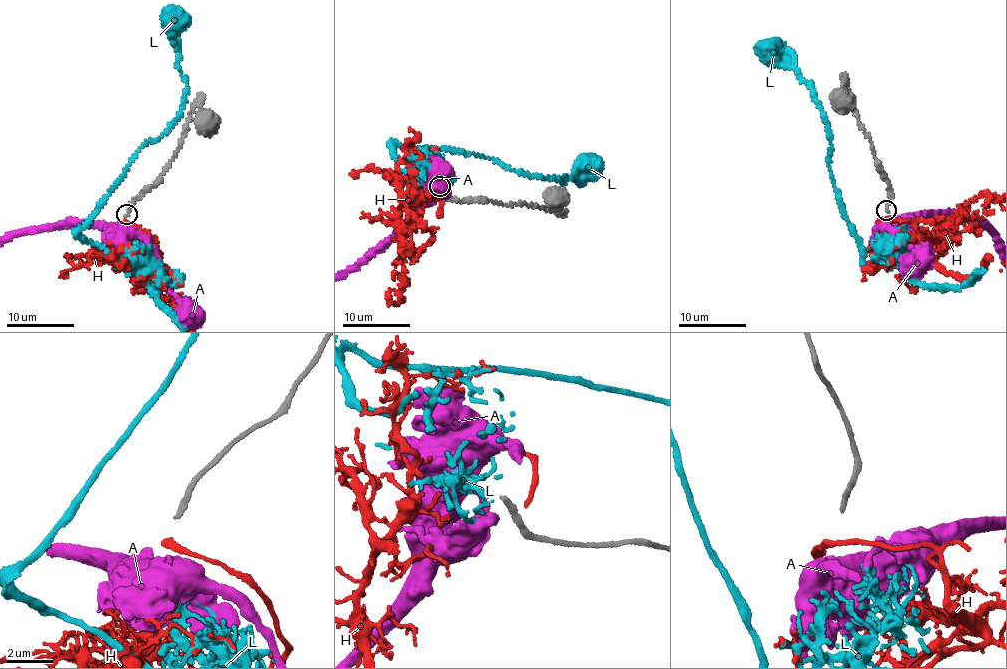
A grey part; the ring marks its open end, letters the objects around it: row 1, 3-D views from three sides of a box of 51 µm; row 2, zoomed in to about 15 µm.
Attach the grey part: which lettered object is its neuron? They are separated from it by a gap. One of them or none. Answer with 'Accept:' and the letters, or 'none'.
Accept: H

